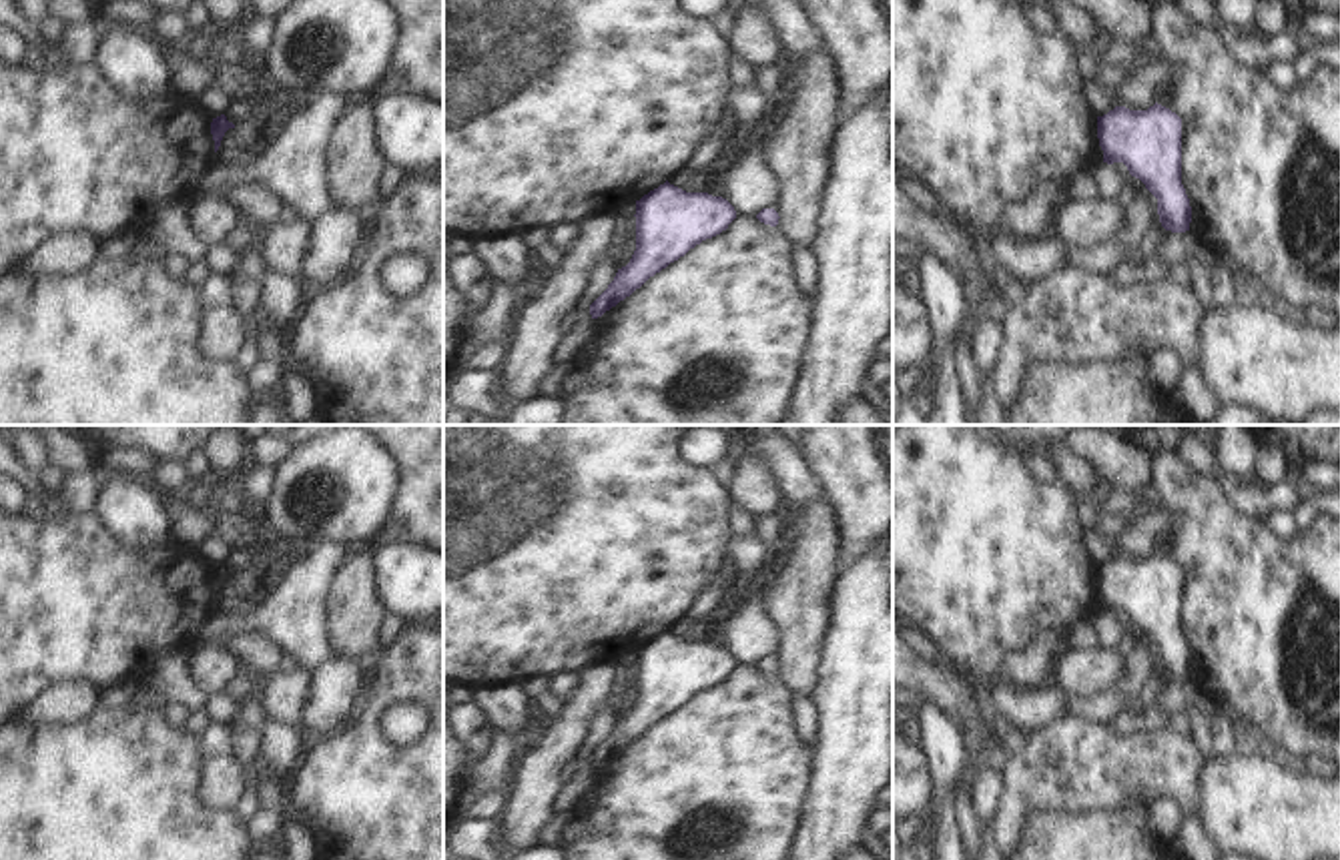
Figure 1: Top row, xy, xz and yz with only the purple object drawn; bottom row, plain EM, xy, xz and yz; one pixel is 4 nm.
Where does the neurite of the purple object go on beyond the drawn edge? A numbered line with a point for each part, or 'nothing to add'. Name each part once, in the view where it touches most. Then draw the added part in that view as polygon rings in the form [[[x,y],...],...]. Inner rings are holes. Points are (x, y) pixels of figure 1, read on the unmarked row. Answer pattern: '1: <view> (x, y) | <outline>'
nothing to add

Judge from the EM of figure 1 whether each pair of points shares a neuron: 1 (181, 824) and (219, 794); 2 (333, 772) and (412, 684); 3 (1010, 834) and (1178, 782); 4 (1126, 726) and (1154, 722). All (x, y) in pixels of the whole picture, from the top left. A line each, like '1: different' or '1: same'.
1: different
2: same
3: same
4: same

